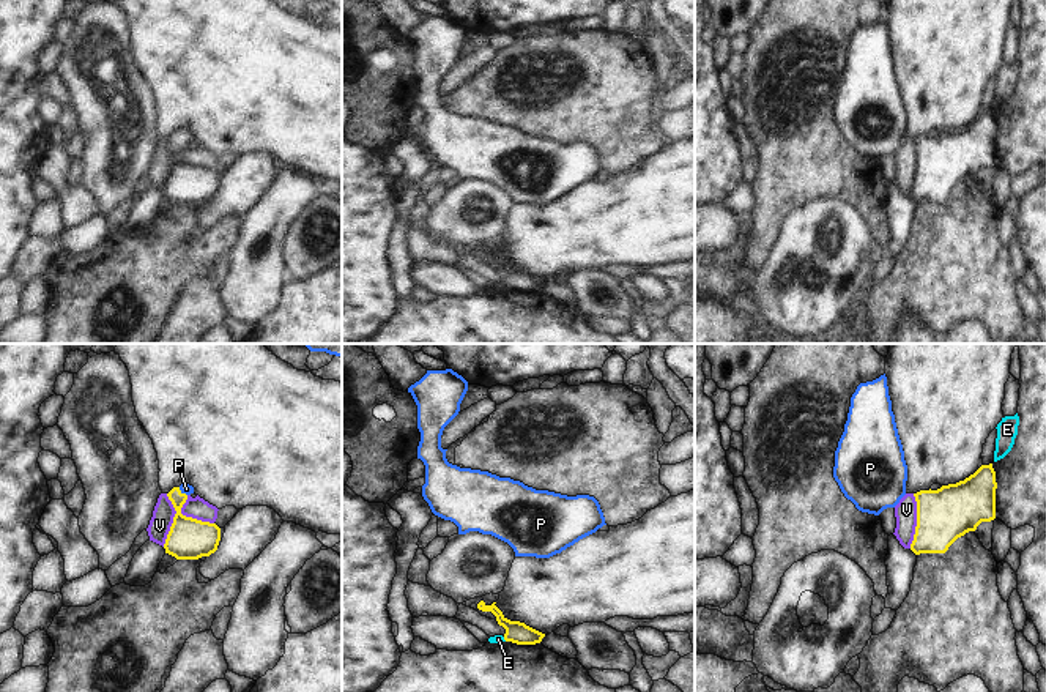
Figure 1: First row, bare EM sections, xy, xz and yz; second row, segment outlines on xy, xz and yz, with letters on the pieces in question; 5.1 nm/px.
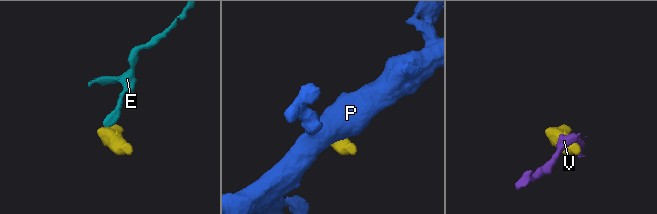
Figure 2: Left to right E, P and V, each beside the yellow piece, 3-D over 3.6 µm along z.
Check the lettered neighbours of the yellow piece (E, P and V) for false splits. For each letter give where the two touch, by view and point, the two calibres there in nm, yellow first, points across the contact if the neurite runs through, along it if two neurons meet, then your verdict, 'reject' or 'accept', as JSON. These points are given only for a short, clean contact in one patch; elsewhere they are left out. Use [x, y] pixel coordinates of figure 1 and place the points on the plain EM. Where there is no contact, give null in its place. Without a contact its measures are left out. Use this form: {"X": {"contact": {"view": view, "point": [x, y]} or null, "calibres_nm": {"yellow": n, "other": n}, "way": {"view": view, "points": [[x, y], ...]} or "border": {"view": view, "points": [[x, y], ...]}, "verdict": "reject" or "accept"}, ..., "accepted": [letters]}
{"E": {"contact": {"view": "xz", "point": [504, 286]}, "calibres_nm": {"yellow": 110, "other": 50}, "border": {"view": "xz", "points": [[503, 284], [506, 287]]}, "verdict": "reject"}, "P": {"contact": {"view": "xy", "point": [183, 141]}, "calibres_nm": {"yellow": 200, "other": 50}, "way": {"view": "xy", "points": [[188, 185], [178, 166], [183, 141], [186, 136]]}, "verdict": "accept"}, "V": {"contact": {"view": "yz", "point": [917, 167]}, "calibres_nm": {"yellow": 280, "other": 110}, "border": {"view": "yz", "points": [[914, 141], [916, 180], [909, 194]]}, "verdict": "reject"}, "accepted": ["P"]}

